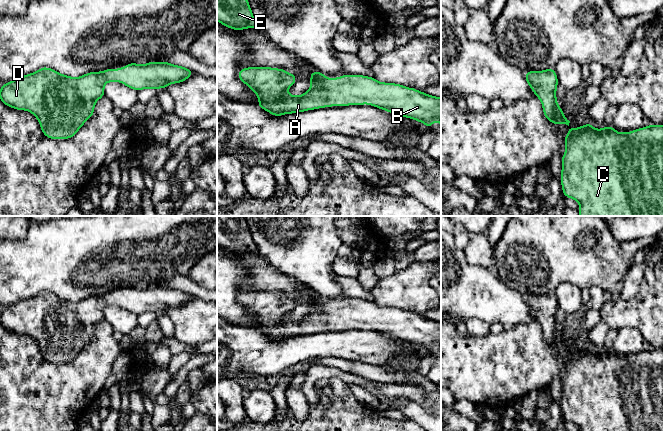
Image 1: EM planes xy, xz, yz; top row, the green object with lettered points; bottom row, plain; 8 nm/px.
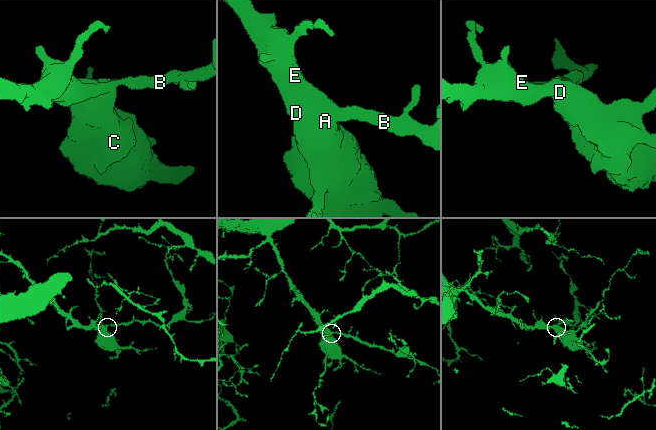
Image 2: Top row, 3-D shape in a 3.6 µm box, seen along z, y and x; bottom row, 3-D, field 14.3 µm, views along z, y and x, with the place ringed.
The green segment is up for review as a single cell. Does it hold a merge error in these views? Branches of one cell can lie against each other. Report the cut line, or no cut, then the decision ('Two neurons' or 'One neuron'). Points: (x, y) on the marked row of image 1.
No split. One neuron

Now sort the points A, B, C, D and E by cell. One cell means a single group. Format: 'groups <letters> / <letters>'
groups A B C D E

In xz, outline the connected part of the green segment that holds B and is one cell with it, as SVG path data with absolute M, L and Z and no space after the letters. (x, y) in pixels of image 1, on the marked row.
M250 67L243 68L238 72L238 78L255 91L256 96L259 98L258 106L275 116L330 106L370 104L392 114L422 122L429 128L435 120L441 125L441 98L403 85L381 83L368 76L341 75L340 78L328 79L319 71L311 72L310 76L311 88L300 96L293 96L288 94L286 90L297 79L294 74L290 74L286 70L269 67Z

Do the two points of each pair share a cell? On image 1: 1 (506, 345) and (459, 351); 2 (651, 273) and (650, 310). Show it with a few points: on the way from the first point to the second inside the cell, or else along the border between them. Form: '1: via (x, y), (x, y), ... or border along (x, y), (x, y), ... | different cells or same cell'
1: via (494, 350), (471, 351) | same cell
2: via (651, 282), (651, 301) | same cell

